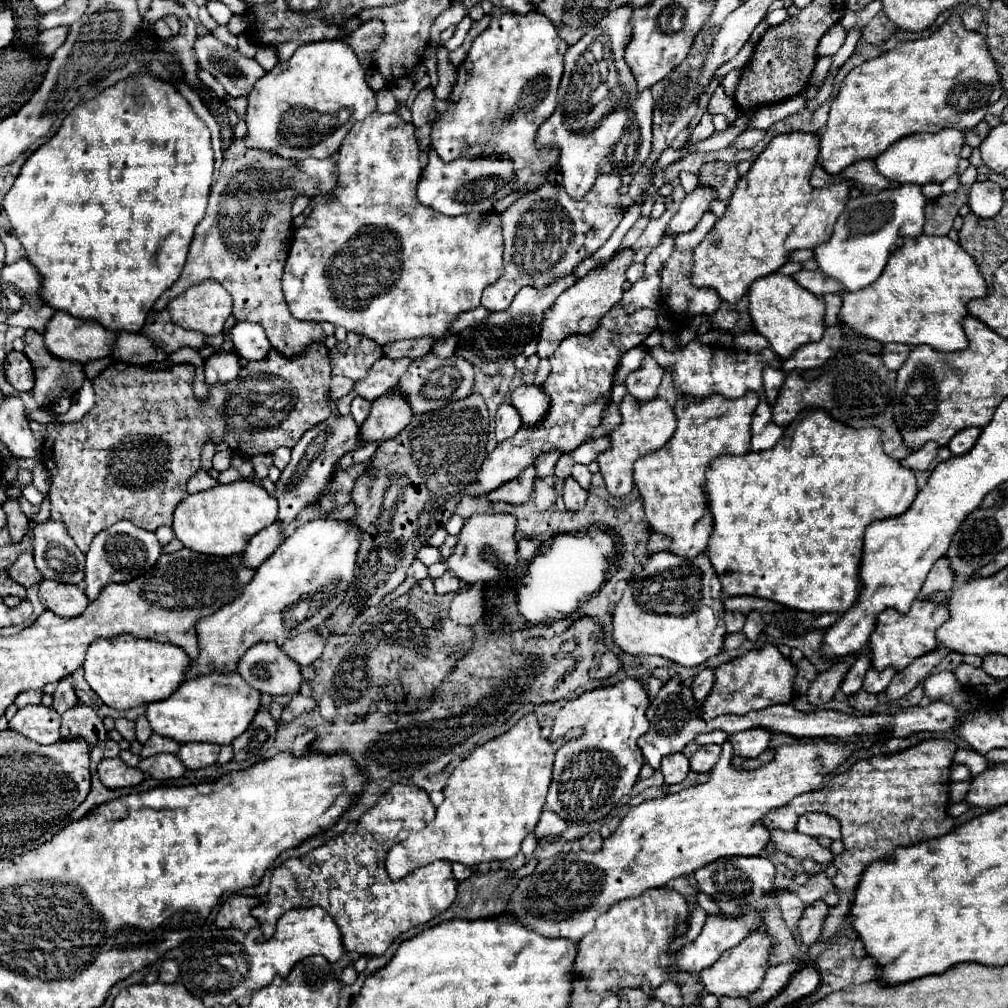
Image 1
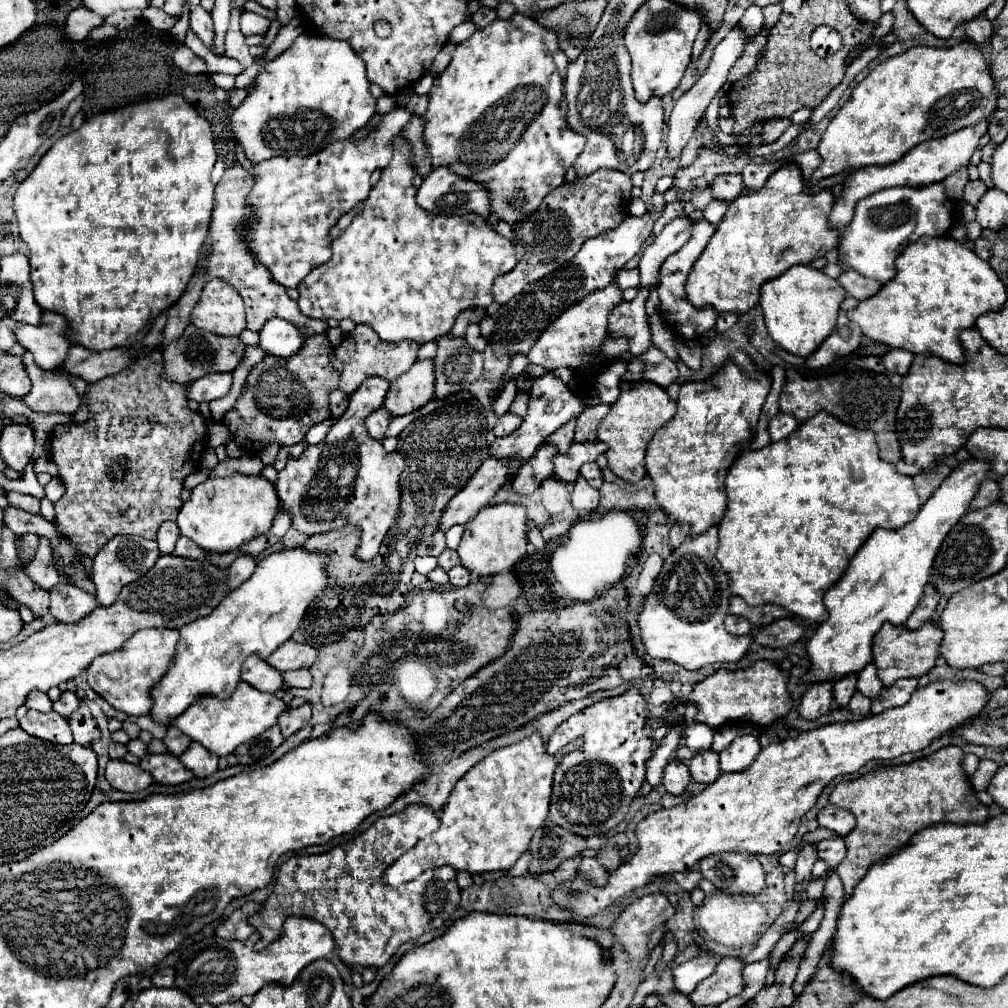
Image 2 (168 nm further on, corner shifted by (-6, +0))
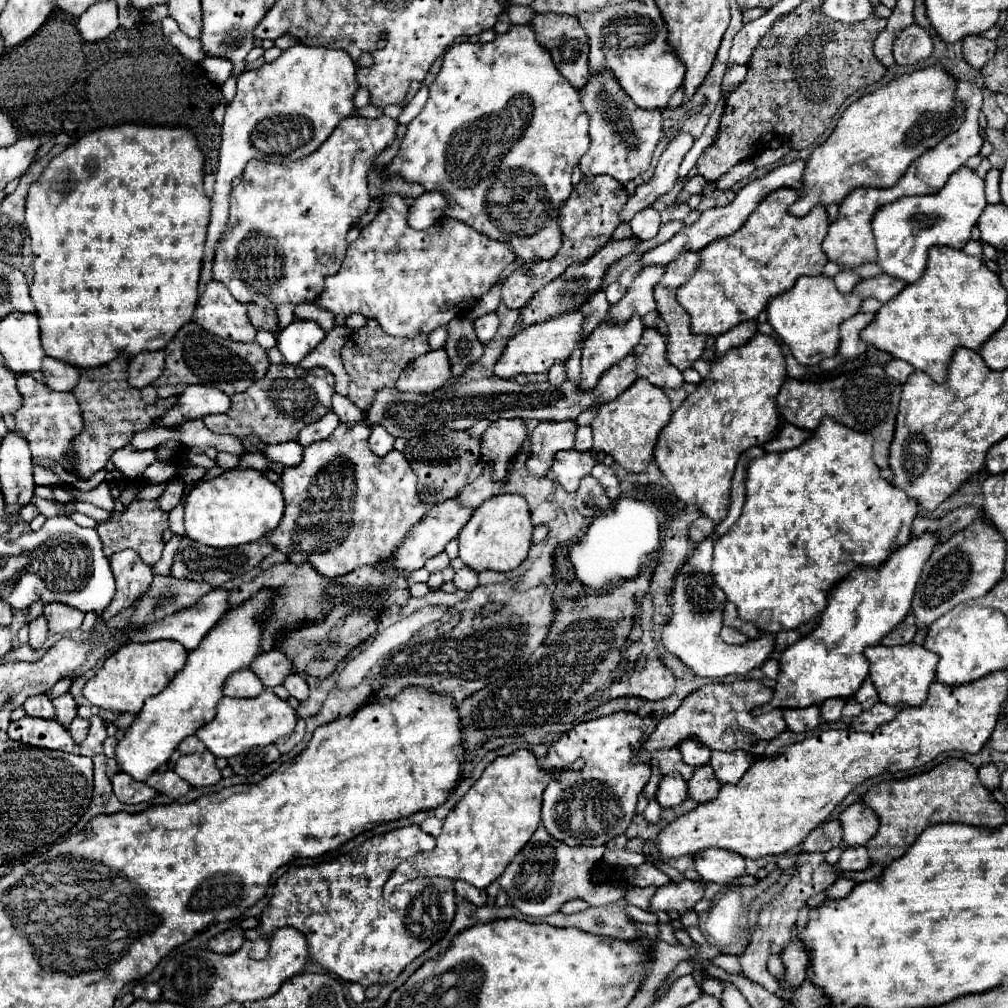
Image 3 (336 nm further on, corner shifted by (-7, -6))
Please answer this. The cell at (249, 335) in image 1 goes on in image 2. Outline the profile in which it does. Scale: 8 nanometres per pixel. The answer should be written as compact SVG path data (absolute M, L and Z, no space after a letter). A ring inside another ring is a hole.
M277 317L269 319L259 331L259 347L265 351L265 355L291 357L301 349L303 341L305 339L299 335L293 323Z

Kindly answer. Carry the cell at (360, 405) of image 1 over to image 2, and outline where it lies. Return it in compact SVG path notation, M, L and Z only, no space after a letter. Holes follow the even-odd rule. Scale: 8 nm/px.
M379 407L379 409L375 409L373 413L369 413L369 417L365 419L365 427L367 427L367 431L369 431L369 435L373 437L373 439L383 439L383 435L385 435L385 429L387 429L387 425L389 425L389 413L385 413L385 409L383 407Z

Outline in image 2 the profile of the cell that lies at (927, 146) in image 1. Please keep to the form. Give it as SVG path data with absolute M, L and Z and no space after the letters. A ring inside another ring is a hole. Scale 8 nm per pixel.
M981 121L969 129L961 129L953 135L941 137L941 139L931 139L925 143L915 145L913 149L909 149L901 161L895 161L891 165L873 165L873 167L861 167L861 169L853 169L849 179L843 183L845 185L845 193L835 201L835 207L831 211L831 225L837 227L839 231L843 231L847 227L847 223L853 219L853 209L855 203L879 189L887 189L887 187L925 187L931 183L939 183L945 177L949 177L951 173L955 173L957 169L969 165L969 159L981 139L981 135L985 135L987 131L987 121Z

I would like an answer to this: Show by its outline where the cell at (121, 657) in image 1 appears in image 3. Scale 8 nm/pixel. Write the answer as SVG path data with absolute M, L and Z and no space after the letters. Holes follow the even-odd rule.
M154 641L126 647L118 647L102 665L102 669L84 685L84 697L102 709L114 713L132 713L138 715L140 707L148 697L158 695L178 671L186 665L188 651L174 641Z

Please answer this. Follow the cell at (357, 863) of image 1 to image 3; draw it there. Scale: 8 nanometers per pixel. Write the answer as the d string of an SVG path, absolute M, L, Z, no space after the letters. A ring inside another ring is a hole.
M408 825L372 837L332 863L290 867L274 885L274 895L260 915L260 929L264 933L280 927L298 929L310 945L310 957L344 981L360 983L362 987L396 981L408 963L446 935L456 911L454 881L440 877L410 881L412 899L404 899L404 895L382 899L386 879L402 861L398 847L406 849L406 845L430 847L436 841L418 825Z

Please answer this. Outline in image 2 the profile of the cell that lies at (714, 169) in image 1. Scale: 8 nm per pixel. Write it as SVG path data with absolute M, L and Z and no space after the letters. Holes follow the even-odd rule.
M731 173L731 175L717 175L711 183L711 193L713 199L717 201L727 201L731 203L741 191L743 191L743 179L739 173Z

